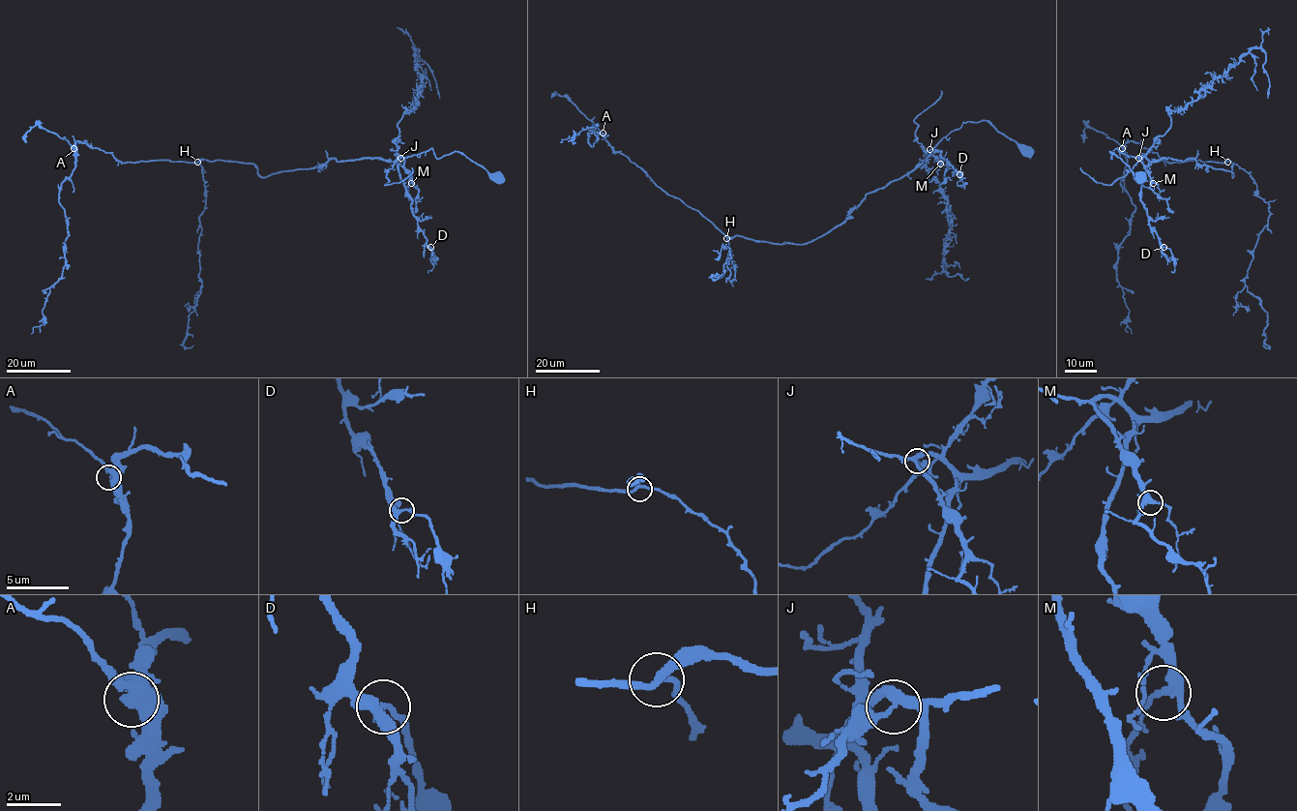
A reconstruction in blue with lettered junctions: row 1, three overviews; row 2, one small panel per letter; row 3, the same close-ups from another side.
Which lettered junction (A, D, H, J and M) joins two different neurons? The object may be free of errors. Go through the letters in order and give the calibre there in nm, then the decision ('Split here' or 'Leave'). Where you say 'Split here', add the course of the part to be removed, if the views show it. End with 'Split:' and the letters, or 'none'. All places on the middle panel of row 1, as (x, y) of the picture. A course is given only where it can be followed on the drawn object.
A: Thickness 360 nm. Leave
D: Thickness 280 nm. Leave
H: Thickness 240 nm. Leave
J: Thickness 240 nm. Split here. Course of the part to remove: (929, 149), (924, 165), (927, 181), (937, 182), (951, 216), (943, 269), (947, 276), (968, 278)
M: Thickness 320 nm. Leave
Split: J

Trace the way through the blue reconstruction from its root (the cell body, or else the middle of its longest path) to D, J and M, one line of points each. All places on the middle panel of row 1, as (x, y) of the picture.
D: (1025, 150), (986, 120), (963, 123), (946, 135), (926, 157), (940, 151), (941, 156), (959, 174)
J: (1025, 150), (986, 120), (963, 123), (929, 149)
M: (1025, 150), (986, 120), (966, 122), (951, 131), (933, 148), (932, 155), (940, 164)

